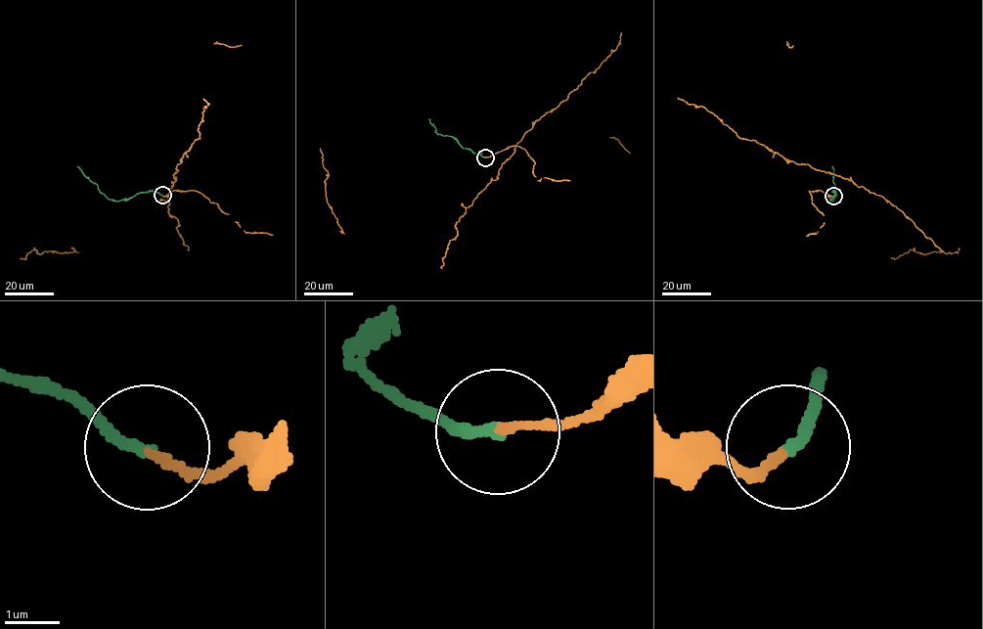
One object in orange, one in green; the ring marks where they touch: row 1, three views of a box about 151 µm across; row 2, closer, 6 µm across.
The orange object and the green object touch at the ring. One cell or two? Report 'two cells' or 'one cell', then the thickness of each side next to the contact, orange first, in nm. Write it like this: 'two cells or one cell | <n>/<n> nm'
one cell | 140/200 nm

